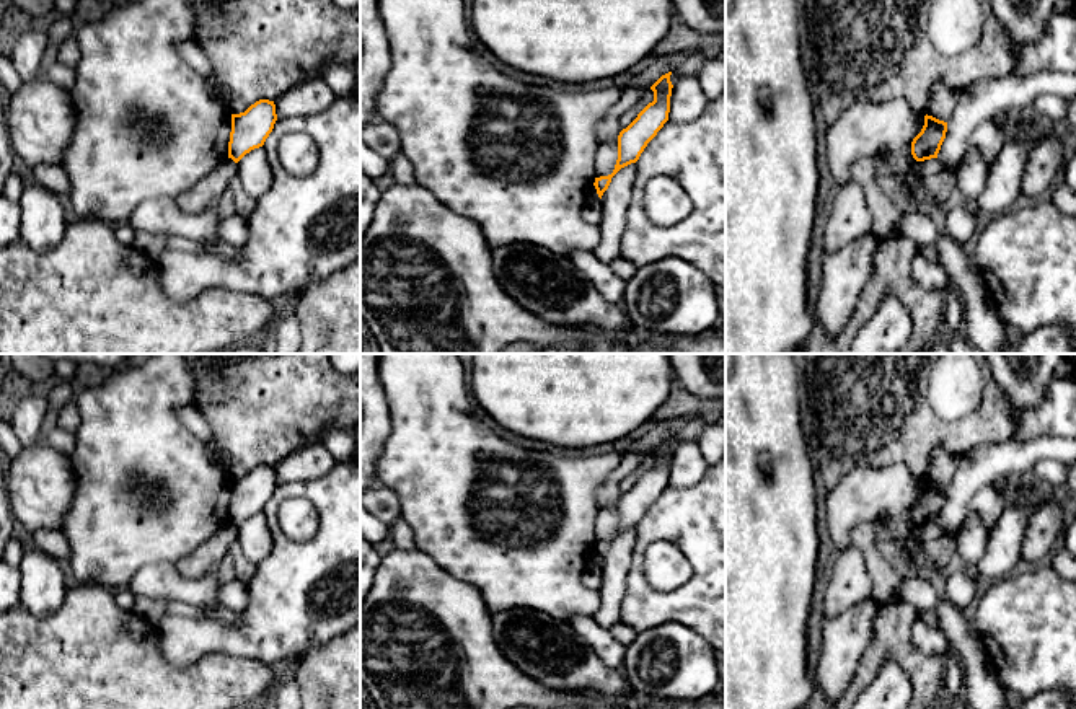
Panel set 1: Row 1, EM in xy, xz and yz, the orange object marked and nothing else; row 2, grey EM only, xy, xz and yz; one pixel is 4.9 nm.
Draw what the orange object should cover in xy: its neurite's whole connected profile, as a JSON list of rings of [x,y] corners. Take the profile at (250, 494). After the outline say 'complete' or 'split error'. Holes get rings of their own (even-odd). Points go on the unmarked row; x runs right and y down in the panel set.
[[[259,465],[245,478],[232,479],[228,523],[238,528],[251,515],[262,512],[276,486],[276,469],[269,465]]]; complete

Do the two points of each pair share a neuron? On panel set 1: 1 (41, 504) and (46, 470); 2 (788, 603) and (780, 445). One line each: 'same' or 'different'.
1: same
2: same

